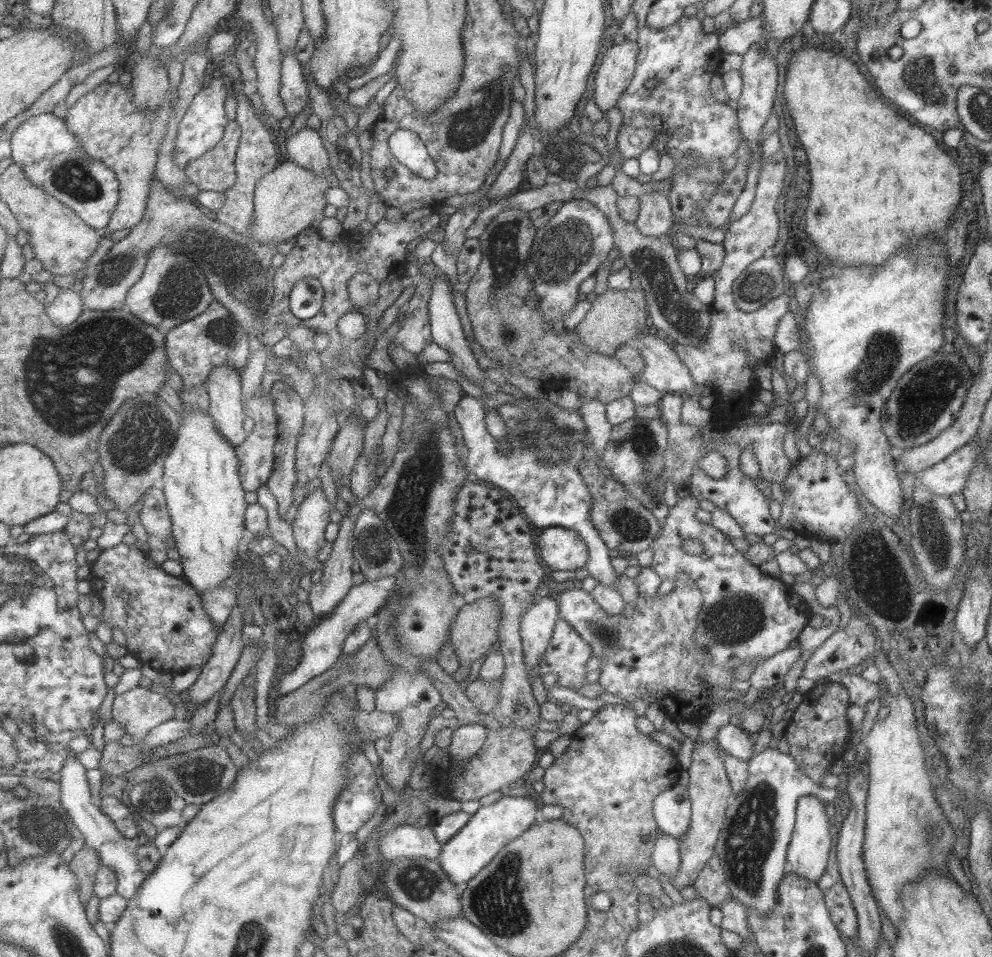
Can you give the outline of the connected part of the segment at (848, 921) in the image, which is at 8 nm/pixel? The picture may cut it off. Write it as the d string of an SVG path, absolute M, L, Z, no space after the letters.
M838 880L831 888L826 889L824 900L828 907L832 922L838 927L844 938L850 939L857 935L857 916L850 899L848 889Z

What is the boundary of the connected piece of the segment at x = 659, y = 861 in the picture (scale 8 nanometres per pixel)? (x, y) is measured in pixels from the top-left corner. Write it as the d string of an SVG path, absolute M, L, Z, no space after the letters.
M662 834L656 839L656 845L652 849L653 865L664 874L674 880L682 865L682 854L679 840L668 834Z

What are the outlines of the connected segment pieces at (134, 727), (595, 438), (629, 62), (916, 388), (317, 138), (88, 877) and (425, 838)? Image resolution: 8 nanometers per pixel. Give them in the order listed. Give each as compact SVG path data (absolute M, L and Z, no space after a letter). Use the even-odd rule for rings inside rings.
M138 685L115 698L112 713L113 720L128 727L128 734L136 746L143 746L144 739L156 727L178 716L176 712L176 703L168 694L152 692L150 686Z
M583 397L583 402L582 412L584 412L584 418L587 420L588 430L592 437L590 445L596 450L598 458L602 459L604 448L610 440L610 435L614 433L613 424L607 417L607 404L598 399L588 399L588 397Z
M619 40L607 50L595 77L596 105L602 112L616 107L624 91L635 77L639 56L639 44L634 40Z
M935 354L926 358L898 379L896 388L886 401L884 410L884 432L894 453L914 448L935 439L942 431L950 427L966 401L968 389L974 382L975 374L956 354L940 356ZM902 390L904 390L904 410L902 410Z
M308 124L292 135L287 144L289 160L312 170L320 175L332 167L331 155L324 143L321 129Z
M86 846L71 861L72 871L80 877L82 899L88 904L95 894L98 874L102 866L102 855L98 849Z
M408 824L390 829L380 839L380 850L388 860L402 857L441 859L444 843L440 842L434 825L424 827Z

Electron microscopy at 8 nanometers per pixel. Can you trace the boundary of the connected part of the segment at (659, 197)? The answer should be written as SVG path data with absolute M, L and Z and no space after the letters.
M648 192L638 197L638 200L638 218L631 226L645 237L666 235L675 224L669 198L660 192Z

